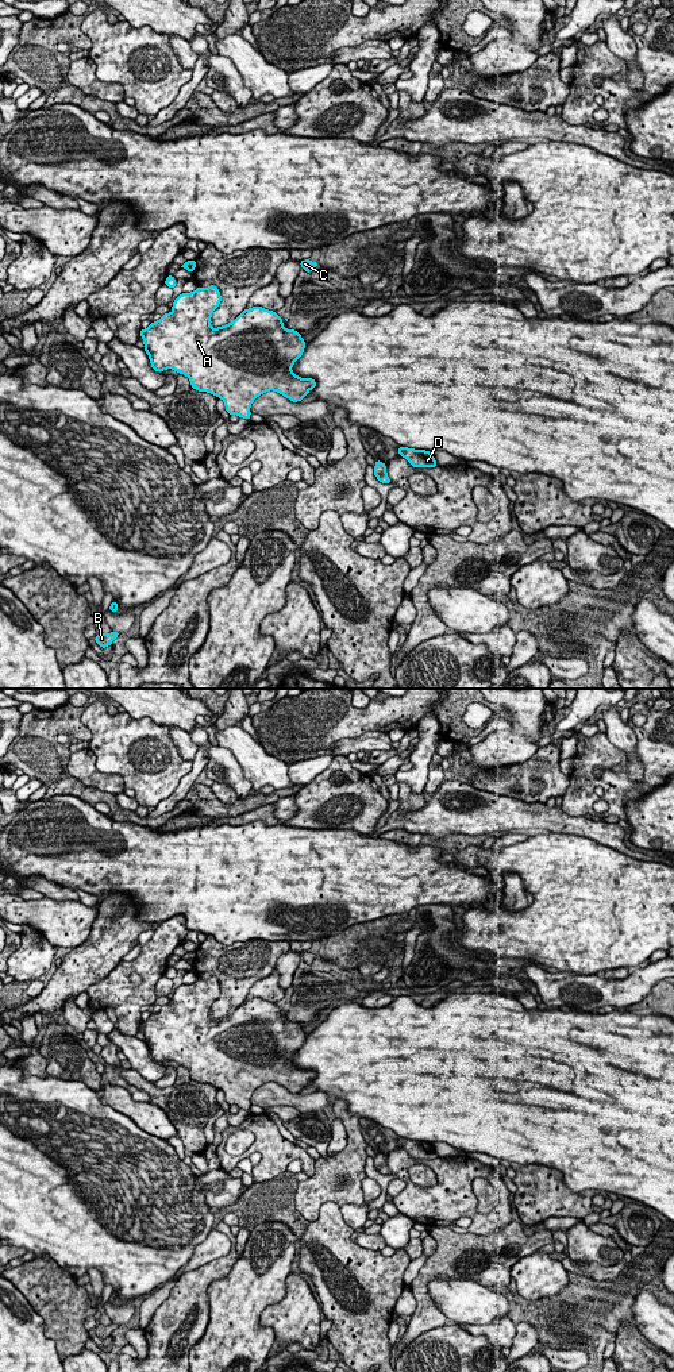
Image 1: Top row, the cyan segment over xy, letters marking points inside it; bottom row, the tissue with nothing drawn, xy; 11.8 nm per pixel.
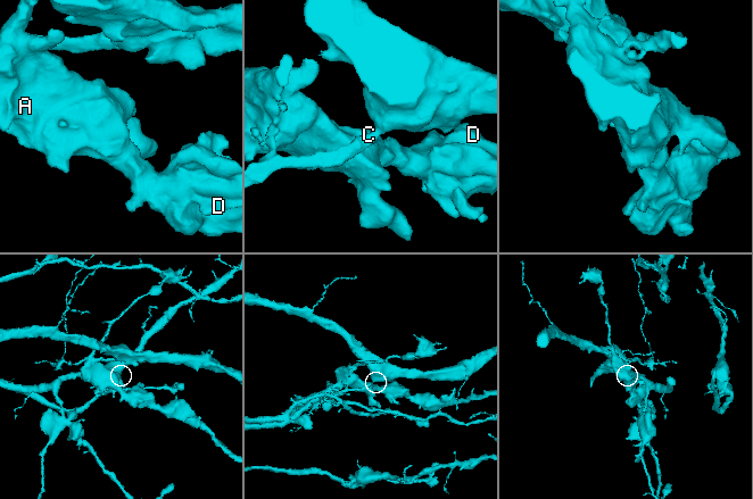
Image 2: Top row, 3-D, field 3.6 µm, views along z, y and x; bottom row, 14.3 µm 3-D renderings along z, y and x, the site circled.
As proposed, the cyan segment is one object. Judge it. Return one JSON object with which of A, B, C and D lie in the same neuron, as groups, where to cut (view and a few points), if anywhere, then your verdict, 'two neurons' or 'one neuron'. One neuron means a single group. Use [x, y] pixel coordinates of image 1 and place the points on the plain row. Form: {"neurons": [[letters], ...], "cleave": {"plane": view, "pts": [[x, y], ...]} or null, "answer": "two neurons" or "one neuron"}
{"neurons": [["A", "B", "D"], ["C"]], "cleave": {"plane": "xy", "pts": [[187, 959], [192, 960]]}, "answer": "two neurons"}

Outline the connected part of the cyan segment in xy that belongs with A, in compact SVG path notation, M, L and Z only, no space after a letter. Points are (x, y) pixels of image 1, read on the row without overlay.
M215 976L182 984L158 1013L139 1024L143 1029L151 1059L155 1063L173 1060L190 1071L193 1080L208 1083L224 1092L230 1106L250 1111L253 1092L274 1082L293 1094L301 1092L316 1078L312 1070L300 1070L292 1063L293 1055L303 1047L305 1033L294 1021L286 1021L282 1010L262 998L244 1001L234 1013L219 1020L209 1017L212 1003L222 987Z

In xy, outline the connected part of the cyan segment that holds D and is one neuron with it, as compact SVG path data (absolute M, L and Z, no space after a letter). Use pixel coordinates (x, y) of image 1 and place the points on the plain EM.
M400 1137L398 1146L404 1148L413 1159L435 1159L438 1157L431 1142L413 1141Z

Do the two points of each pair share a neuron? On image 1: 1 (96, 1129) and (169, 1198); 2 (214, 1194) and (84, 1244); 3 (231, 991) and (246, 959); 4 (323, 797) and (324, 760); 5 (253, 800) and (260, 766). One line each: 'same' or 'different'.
1: same
2: different
3: same
4: different
5: different

